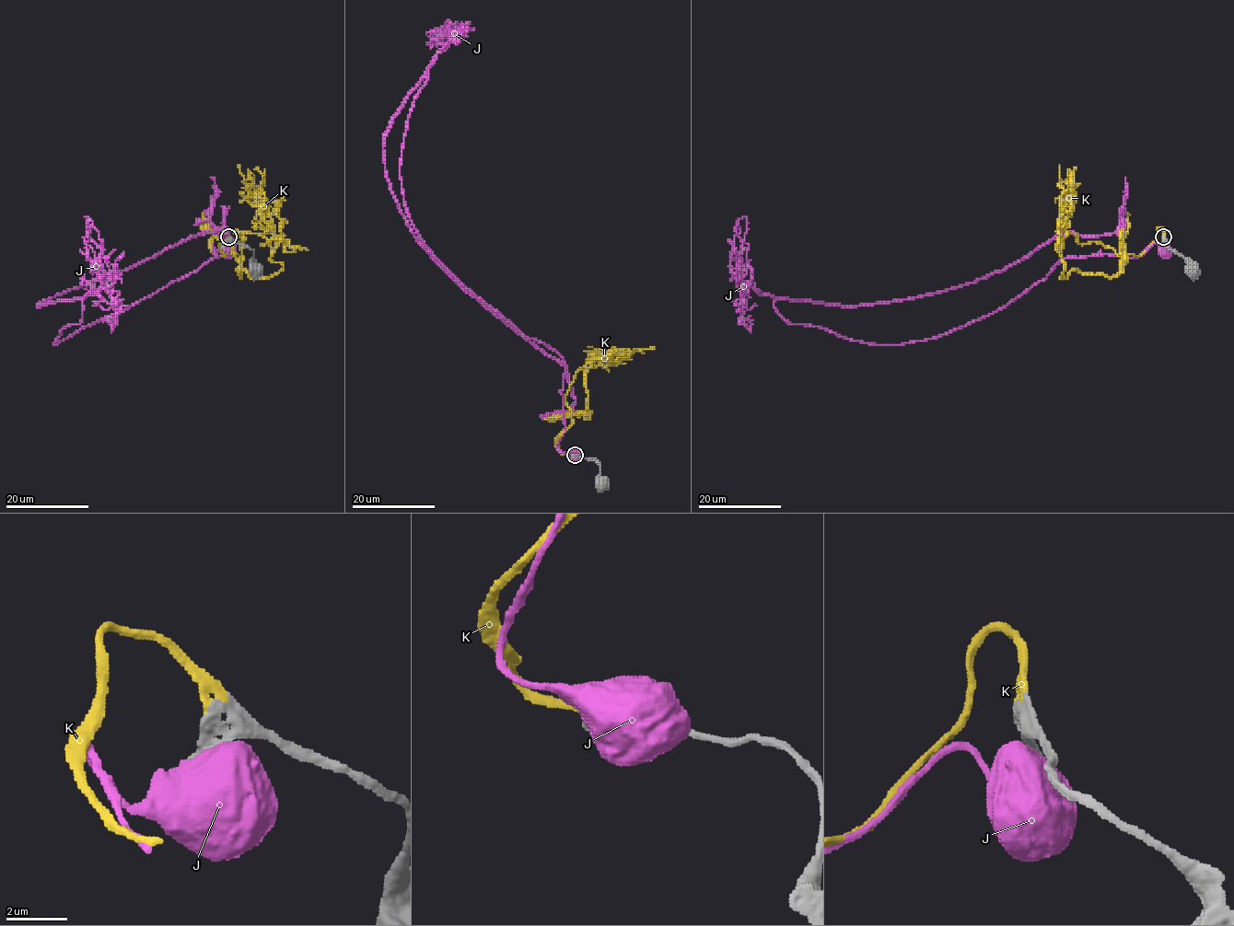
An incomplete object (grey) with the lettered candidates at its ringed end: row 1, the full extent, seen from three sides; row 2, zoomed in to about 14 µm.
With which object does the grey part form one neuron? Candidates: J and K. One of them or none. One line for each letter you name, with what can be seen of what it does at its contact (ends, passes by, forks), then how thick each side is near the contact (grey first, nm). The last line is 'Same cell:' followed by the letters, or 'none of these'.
K: It ends there. Thickness 280 nm (grey) against 320 nm
Same cell: K

